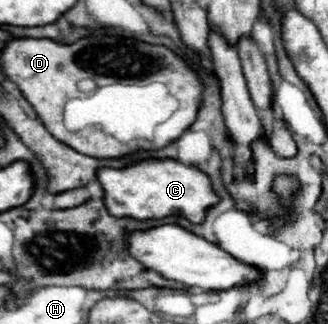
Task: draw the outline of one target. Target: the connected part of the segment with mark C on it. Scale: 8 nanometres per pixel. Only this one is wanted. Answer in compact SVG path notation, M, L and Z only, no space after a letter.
M141 159L123 169L103 167L97 171L97 181L105 191L103 201L113 217L133 217L145 221L183 215L191 223L201 223L207 209L219 201L211 189L209 177L203 171L175 159Z

